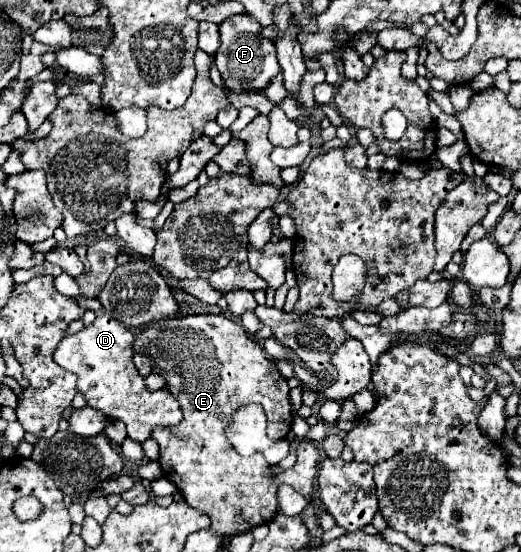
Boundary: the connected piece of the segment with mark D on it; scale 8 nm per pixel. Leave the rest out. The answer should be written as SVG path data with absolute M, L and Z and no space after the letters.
M98 314L90 326L64 336L54 352L56 364L78 376L78 392L86 396L88 406L104 412L108 418L122 420L128 438L144 442L156 426L176 426L182 420L180 404L168 388L148 390L146 380L138 374L130 356L132 332L108 314Z

